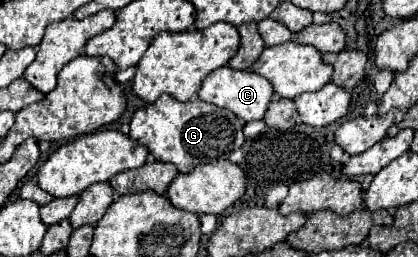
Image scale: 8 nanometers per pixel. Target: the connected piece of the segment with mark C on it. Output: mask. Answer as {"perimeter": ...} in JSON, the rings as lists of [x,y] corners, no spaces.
{"perimeter":[[[222,66],[206,76],[206,80],[202,82],[202,88],[198,92],[198,98],[204,102],[210,102],[210,104],[216,104],[220,108],[226,108],[226,110],[234,112],[236,116],[240,116],[242,120],[250,122],[250,120],[264,118],[268,104],[274,98],[274,88],[272,88],[272,84],[268,84],[268,80],[264,76],[258,76],[256,72],[234,70],[230,66]]]}

